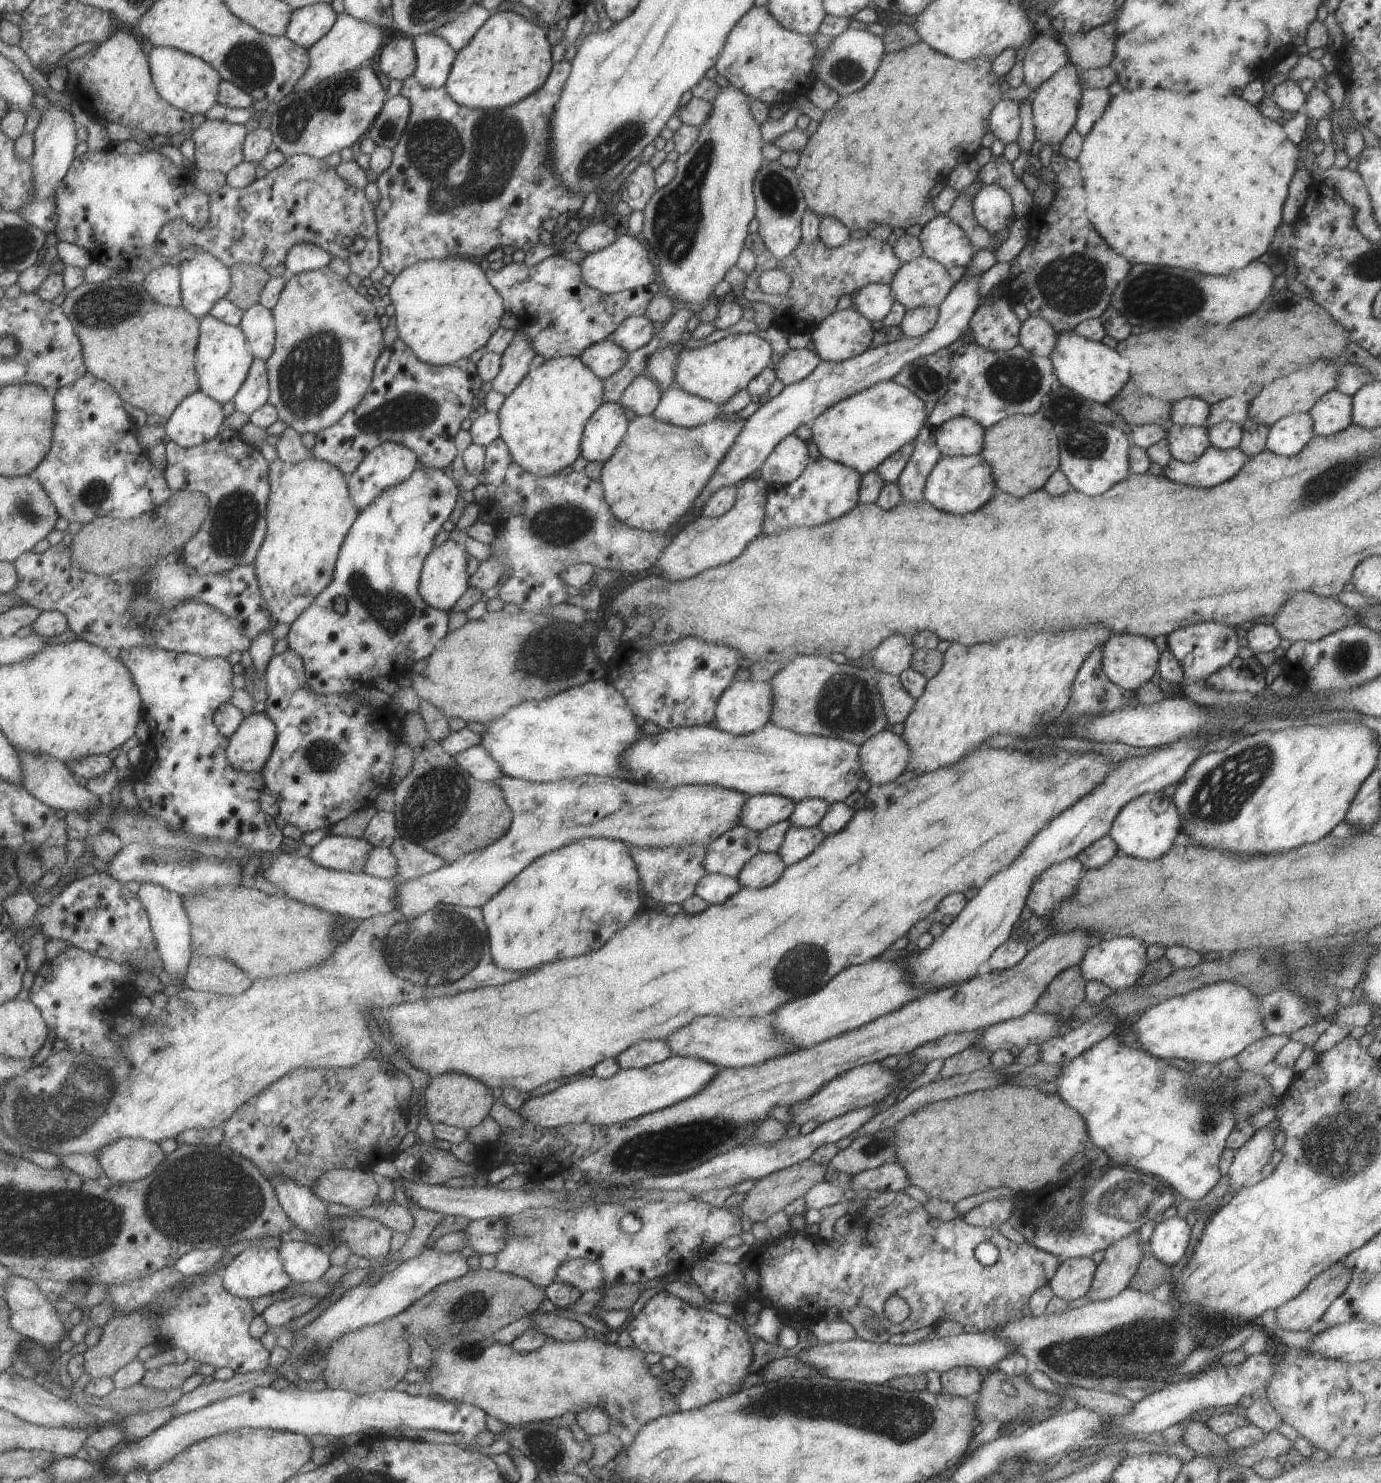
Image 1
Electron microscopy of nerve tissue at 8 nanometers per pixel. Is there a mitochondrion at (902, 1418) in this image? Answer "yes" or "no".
yes

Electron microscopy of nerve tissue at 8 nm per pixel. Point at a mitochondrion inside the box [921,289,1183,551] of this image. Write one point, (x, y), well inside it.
(1015, 380)

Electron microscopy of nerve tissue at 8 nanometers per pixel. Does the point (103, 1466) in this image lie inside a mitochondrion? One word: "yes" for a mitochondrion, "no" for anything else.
no

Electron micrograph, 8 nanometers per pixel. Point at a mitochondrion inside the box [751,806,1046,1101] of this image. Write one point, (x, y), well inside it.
(793, 971)

